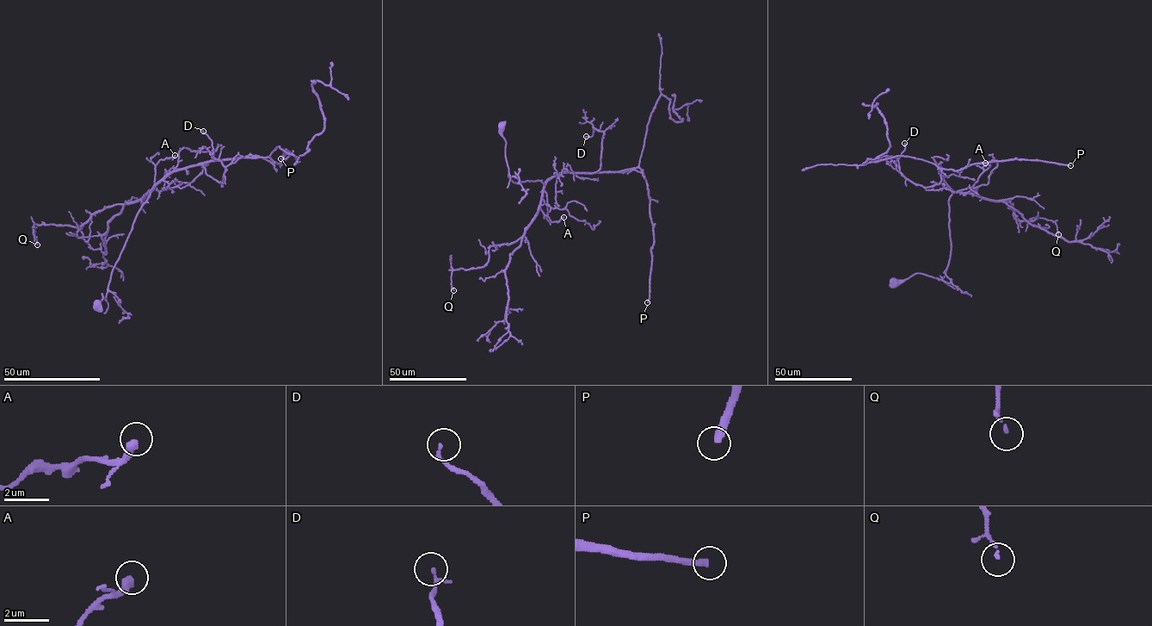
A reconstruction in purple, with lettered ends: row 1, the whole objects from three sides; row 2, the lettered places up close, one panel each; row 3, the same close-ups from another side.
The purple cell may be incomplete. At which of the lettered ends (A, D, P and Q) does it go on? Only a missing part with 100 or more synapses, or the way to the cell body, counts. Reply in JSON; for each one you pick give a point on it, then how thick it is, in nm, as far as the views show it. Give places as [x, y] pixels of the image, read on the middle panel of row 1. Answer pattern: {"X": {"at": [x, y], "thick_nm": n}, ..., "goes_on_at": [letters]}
{"P": {"at": [647, 302], "thick_nm": 280}, "goes_on_at": ["P"]}

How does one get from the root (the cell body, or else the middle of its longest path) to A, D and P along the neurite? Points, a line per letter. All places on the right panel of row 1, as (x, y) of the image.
A: (893, 282), (917, 273), (939, 279), (945, 275), (951, 250), (949, 198), (971, 187), (990, 166), (985, 163)
D: (893, 282), (942, 278), (951, 254), (953, 191), (940, 170), (936, 184), (908, 180), (895, 164), (904, 143)
P: (893, 282), (917, 273), (945, 275), (953, 191), (936, 164), (957, 170), (1018, 158), (1070, 165)

